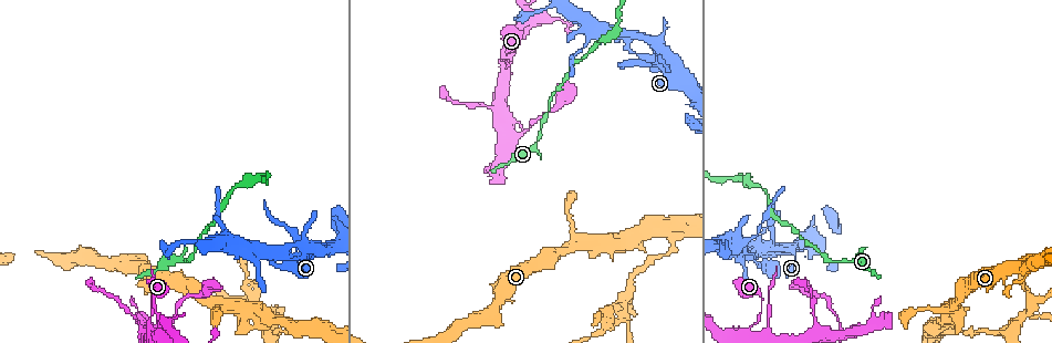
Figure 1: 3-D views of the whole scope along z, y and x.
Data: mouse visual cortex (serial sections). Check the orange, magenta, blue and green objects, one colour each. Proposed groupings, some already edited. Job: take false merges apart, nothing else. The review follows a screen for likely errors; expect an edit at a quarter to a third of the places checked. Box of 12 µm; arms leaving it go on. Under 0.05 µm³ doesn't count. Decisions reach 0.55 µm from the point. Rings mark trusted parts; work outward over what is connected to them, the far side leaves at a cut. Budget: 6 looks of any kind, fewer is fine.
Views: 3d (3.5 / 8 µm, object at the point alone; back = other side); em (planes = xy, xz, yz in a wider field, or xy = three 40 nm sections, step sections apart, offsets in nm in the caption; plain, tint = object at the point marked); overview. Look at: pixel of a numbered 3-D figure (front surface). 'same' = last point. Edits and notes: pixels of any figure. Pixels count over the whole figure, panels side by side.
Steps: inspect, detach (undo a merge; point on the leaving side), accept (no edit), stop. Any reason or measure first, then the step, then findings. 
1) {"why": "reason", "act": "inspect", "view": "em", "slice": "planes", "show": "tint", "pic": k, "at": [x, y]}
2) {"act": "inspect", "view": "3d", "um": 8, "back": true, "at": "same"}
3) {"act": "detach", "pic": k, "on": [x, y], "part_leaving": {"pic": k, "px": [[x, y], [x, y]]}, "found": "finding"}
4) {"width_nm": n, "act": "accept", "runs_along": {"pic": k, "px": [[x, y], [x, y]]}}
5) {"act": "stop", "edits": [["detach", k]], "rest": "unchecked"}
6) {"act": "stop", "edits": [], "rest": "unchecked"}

{"why": "four-way junction", "act": "inspect", "view": "3d", "um": 3.5, "pic": 1, "at": [750, 325]}

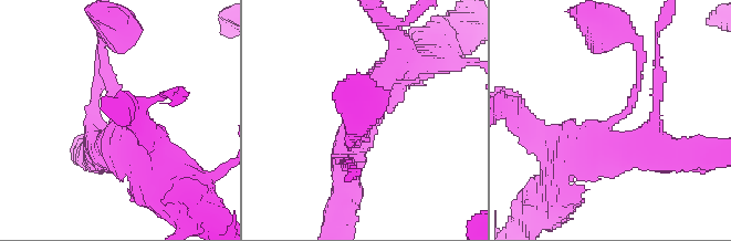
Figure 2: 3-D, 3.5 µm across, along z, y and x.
{"why": "need the tissue", "act": "inspect", "view": "em", "slice": "xy", "step": 3, "show": "tint", "pic": 2, "at": [614, 117]}

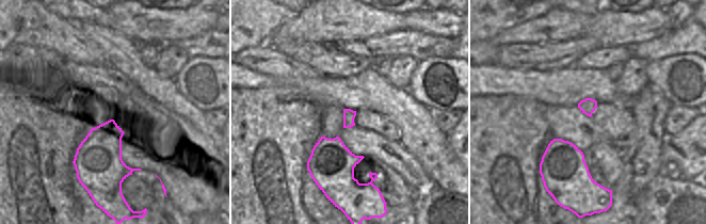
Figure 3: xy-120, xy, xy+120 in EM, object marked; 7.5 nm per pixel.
{"width_nm": 90, "act": "accept", "runs_along": {"pic": 2, "px": [[639, 56], [632, 104], [605, 135], [650, 152]]}, "found": "continuous, no second cell"}

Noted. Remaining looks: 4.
{"why": "thick turns thin", "act": "inspect", "view": "3d", "um": 3.5, "pic": 1, "at": [816, 324]}

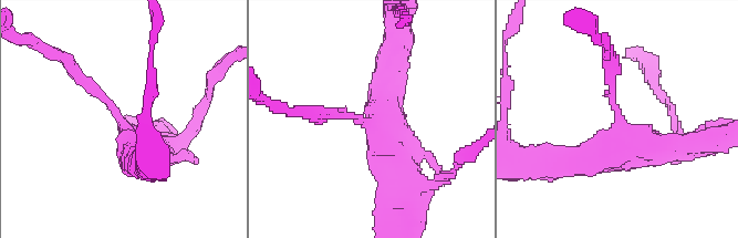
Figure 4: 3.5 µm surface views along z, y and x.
{"arms": 3, "arm_widths_nm": [150, 400, 450], "why": "now the EM", "act": "inspect", "view": "em", "slice": "xy", "step": 1, "show": "plain", "pic": 4, "at": [370, 122]}

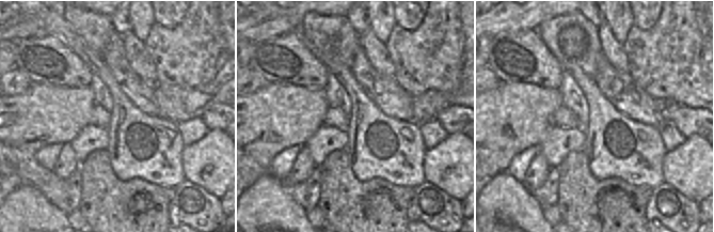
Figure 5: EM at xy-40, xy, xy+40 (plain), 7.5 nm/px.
{"act": "inspect", "view": "em", "slice": "xy", "step": 1, "show": "tint", "at": "same"}

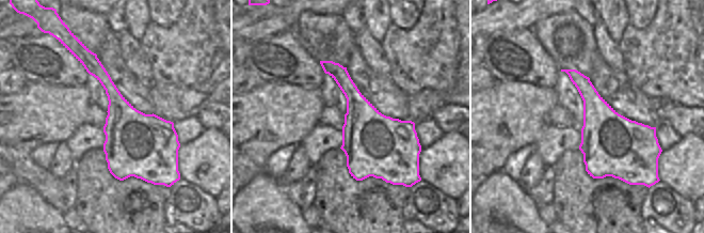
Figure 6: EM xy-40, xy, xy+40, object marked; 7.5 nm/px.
{"width_nm": 460, "act": "accept", "runs_along": {"pic": 4, "px": [[141, 161], [120, 116], [72, 69]]}, "found": "continuous, no second cell"}

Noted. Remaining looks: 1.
{"act": "stop", "edits": [], "rest": "unchecked"}

